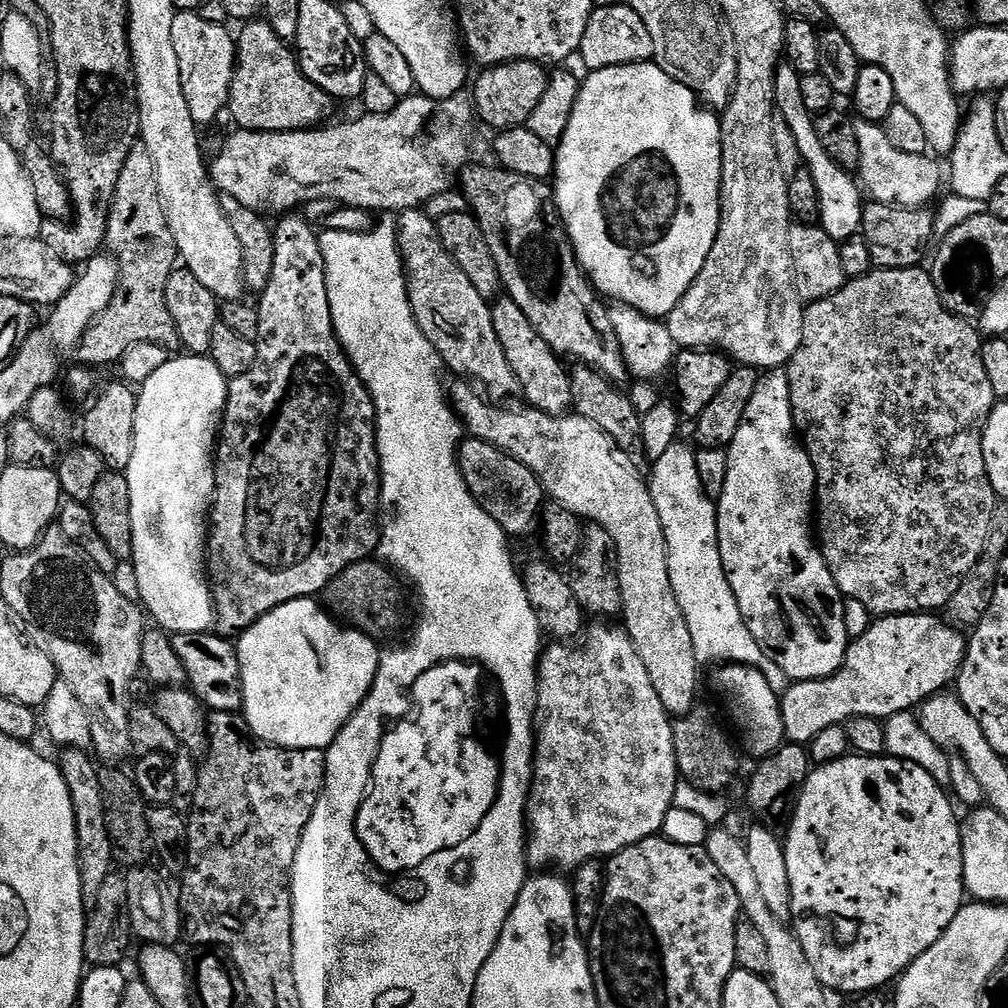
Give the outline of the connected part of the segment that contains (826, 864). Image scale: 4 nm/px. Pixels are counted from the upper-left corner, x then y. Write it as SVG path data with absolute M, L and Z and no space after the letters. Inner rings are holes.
M849 754L838 762L830 762L813 767L808 774L808 781L800 791L800 799L796 802L796 810L792 814L792 824L783 841L786 854L786 870L790 874L790 890L792 891L792 919L790 927L802 942L802 950L806 950L806 958L810 958L810 966L814 966L814 974L824 983L825 989L836 992L860 992L872 994L883 984L897 979L918 959L954 922L958 910L966 903L964 886L964 851L960 841L961 821L956 820L956 812L948 801L947 791L940 787L922 768L914 762L896 760L890 755L861 756Z

